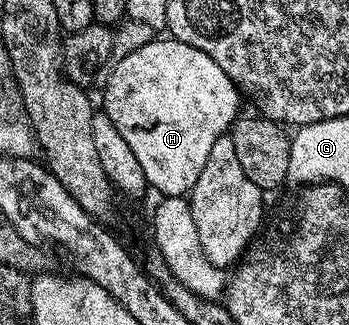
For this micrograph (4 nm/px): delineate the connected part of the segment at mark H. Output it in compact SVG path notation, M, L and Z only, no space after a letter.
M154 39L147 47L131 51L127 59L113 66L103 86L103 112L115 125L115 131L126 140L127 147L131 147L135 159L139 159L139 167L143 167L143 175L147 175L150 186L166 197L185 197L195 187L199 171L203 171L203 163L207 163L207 155L211 155L211 147L215 147L215 139L226 136L239 117L239 90L211 55L182 41L168 40Z

